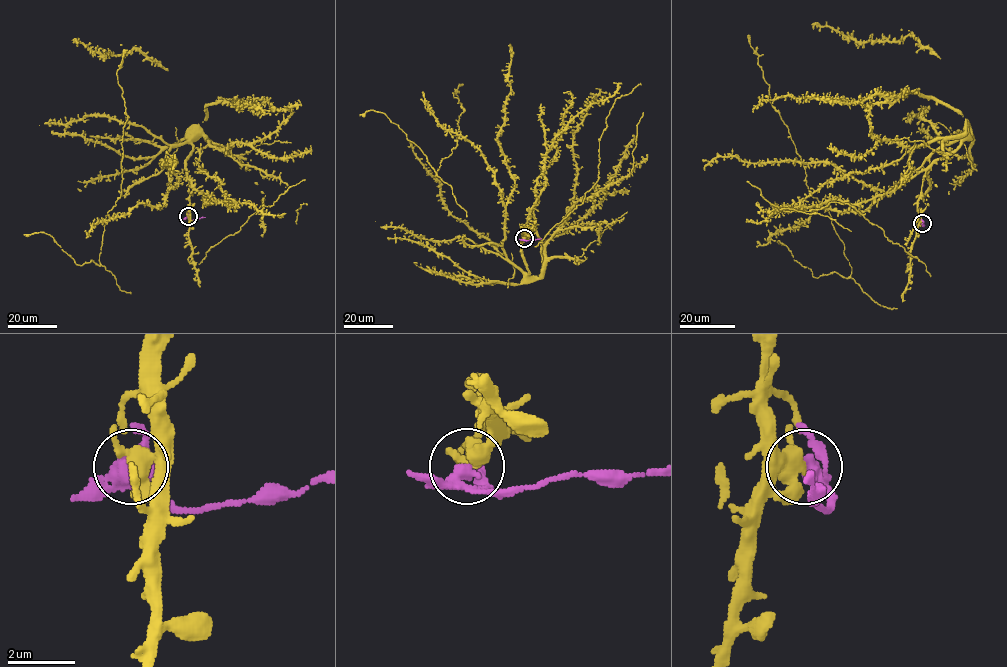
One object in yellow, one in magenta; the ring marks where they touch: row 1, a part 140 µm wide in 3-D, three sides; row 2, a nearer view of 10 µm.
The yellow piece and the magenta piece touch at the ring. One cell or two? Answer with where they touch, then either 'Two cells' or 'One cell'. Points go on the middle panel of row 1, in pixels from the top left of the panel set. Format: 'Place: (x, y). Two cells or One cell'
Place: (524, 238). Two cells

